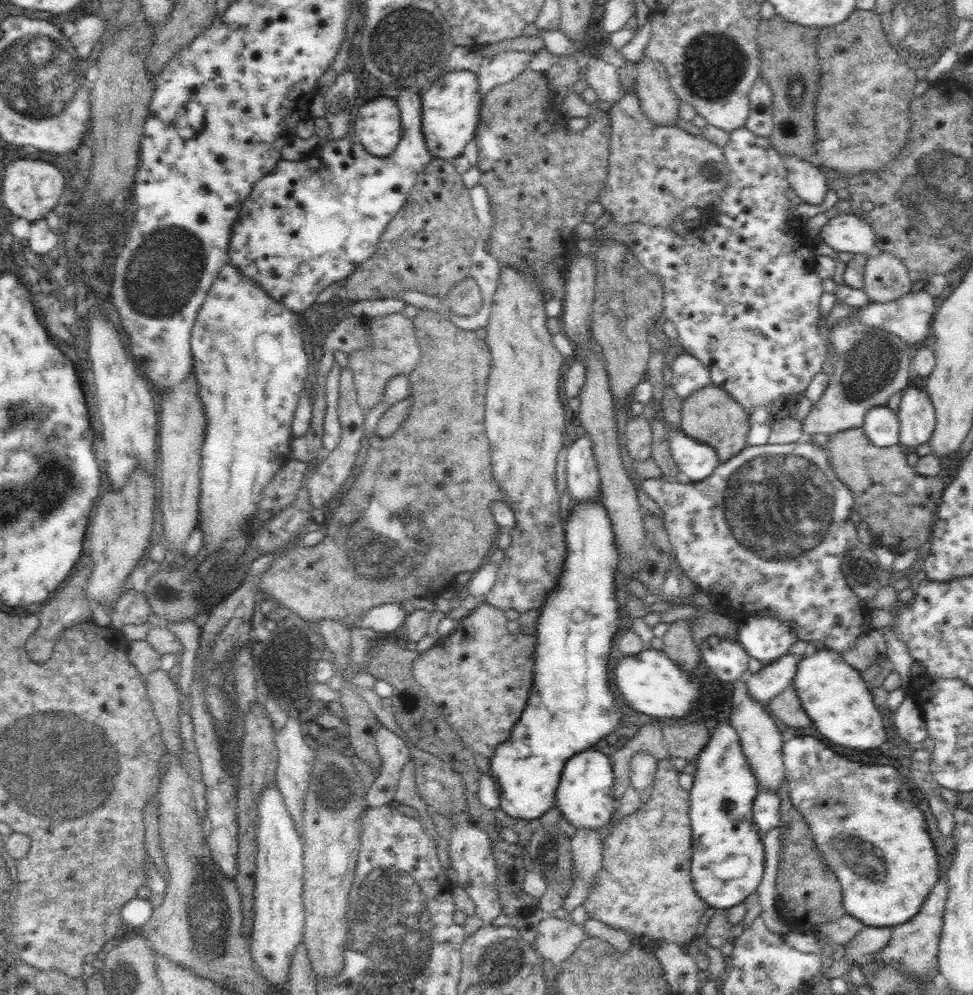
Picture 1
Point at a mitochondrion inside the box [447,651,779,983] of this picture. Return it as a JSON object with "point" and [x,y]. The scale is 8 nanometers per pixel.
{"point":[547,851]}

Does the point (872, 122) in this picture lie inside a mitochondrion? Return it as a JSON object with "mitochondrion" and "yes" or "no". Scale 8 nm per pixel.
{"mitochondrion":"no"}

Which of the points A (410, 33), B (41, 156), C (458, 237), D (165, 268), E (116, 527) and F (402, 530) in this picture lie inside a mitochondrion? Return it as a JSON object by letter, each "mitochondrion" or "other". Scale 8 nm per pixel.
{"A":"mitochondrion","B":"other","C":"mitochondrion","D":"mitochondrion","E":"other","F":"mitochondrion"}

